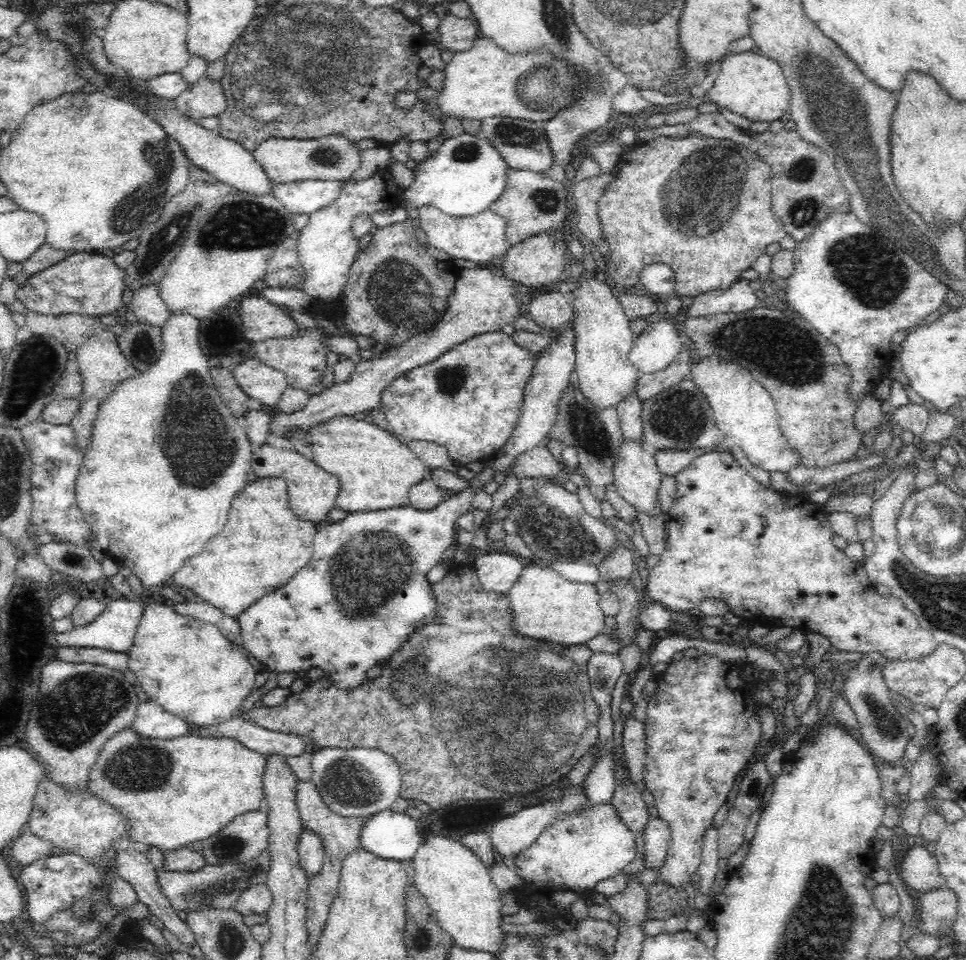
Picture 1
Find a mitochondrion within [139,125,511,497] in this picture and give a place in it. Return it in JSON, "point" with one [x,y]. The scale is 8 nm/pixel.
{"point":[200,446]}

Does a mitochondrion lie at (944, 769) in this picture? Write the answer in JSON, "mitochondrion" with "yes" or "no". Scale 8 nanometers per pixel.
{"mitochondrion":"no"}

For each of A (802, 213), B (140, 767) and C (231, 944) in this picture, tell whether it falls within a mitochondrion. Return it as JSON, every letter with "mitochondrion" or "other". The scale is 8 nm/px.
{"A":"mitochondrion","B":"mitochondrion","C":"mitochondrion"}

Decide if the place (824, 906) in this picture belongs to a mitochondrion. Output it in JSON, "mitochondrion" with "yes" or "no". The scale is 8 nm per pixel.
{"mitochondrion":"yes"}

